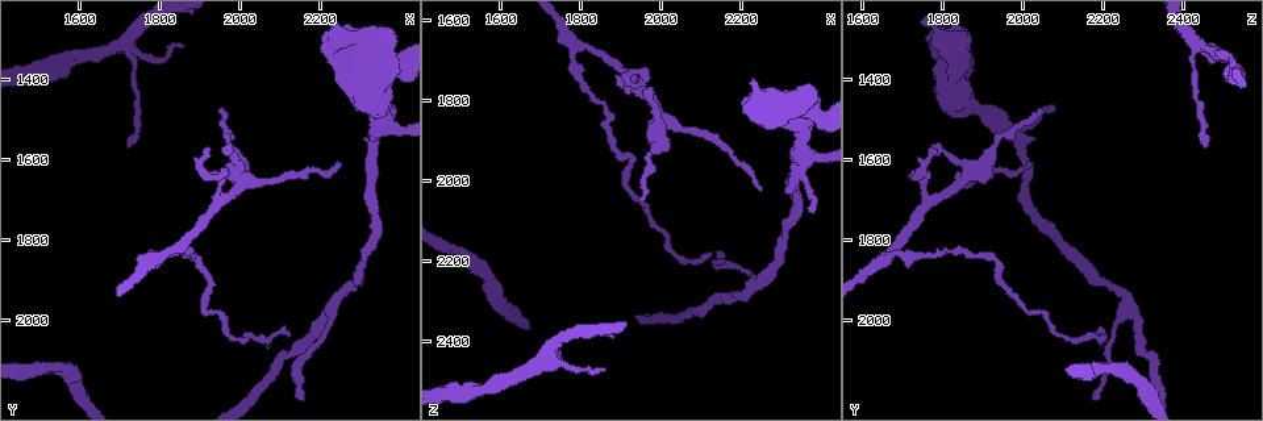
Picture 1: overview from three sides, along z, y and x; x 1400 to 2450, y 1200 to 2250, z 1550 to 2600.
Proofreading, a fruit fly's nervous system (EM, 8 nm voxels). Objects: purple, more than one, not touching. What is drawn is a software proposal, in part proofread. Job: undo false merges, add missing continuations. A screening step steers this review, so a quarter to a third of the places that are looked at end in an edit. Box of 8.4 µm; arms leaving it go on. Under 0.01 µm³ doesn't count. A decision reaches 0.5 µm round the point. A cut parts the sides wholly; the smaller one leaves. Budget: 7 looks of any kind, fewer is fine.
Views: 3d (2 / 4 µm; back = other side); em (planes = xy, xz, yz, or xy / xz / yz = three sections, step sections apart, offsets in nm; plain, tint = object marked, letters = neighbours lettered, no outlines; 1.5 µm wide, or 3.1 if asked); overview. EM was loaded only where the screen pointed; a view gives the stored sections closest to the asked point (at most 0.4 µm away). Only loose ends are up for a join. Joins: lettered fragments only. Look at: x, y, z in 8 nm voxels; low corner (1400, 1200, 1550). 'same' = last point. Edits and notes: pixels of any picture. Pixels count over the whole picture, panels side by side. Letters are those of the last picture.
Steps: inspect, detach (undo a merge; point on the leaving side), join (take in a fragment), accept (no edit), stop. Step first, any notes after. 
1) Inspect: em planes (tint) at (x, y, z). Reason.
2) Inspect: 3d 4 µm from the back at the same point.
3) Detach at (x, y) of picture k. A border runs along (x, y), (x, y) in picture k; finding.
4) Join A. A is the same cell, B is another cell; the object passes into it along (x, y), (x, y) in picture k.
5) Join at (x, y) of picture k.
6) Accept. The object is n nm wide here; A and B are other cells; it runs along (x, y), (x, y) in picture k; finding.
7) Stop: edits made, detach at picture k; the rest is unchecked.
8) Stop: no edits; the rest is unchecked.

Inspect: em planes (letters) at (2250, 1305, 1815). Thick turns thin.

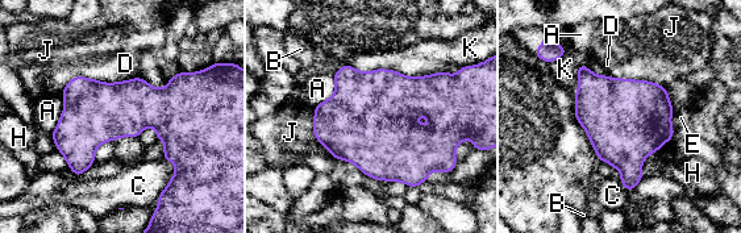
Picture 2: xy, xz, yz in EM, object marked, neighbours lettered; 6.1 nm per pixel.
Accept. The object is 380 nm wide here; A, B, C, D, E, H, J and K are other cells; a border runs along (598, 74), (624, 78) in picture 2; all the same cell.

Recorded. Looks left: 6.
Inspect: em yz step 4 (tint) at (1945, 1475, 2050). Tapers out.

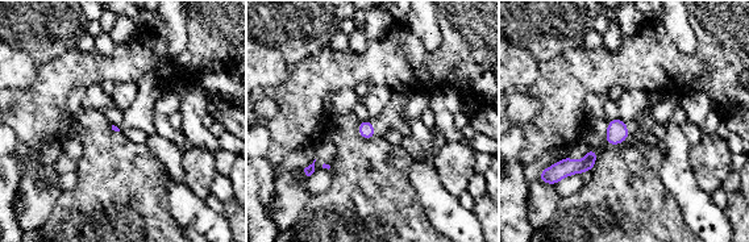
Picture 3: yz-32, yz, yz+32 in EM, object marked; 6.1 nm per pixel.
Inspect: em planes (letters) at the same point. Cut it another way.

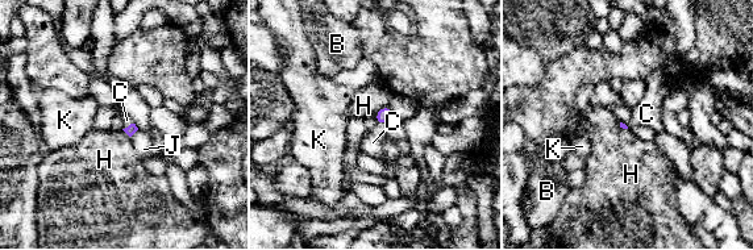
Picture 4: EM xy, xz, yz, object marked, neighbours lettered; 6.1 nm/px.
Join C. C is the same cell, B, H, J and K are other cells; the object passes into it along (132, 128), (129, 125), (127, 120) in picture 4; the cell continues.

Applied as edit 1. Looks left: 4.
Inspect: overview. Redraw.

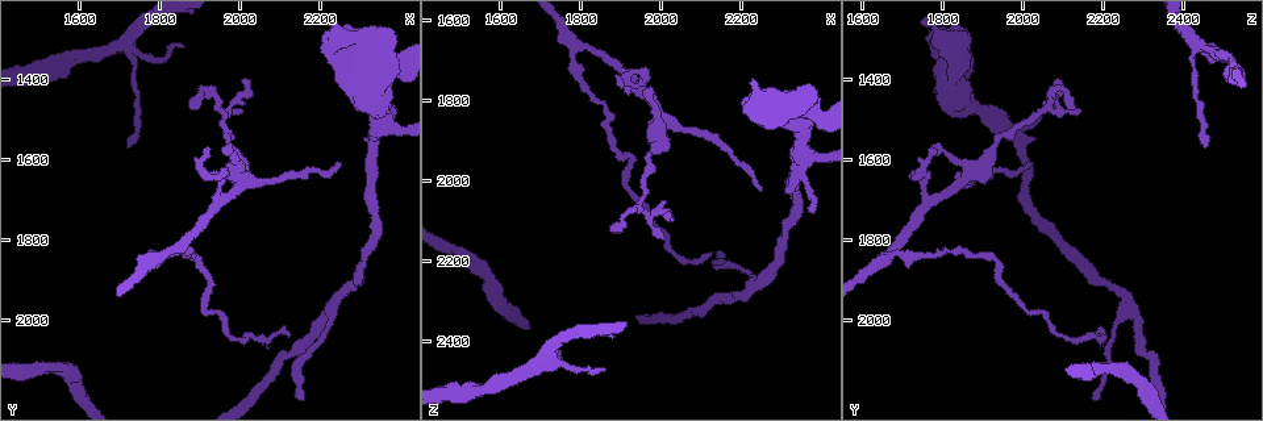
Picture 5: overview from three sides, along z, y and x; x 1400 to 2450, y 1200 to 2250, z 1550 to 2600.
Inspect: 3d 2 µm at (1970, 1575, 1775). Tapers out.

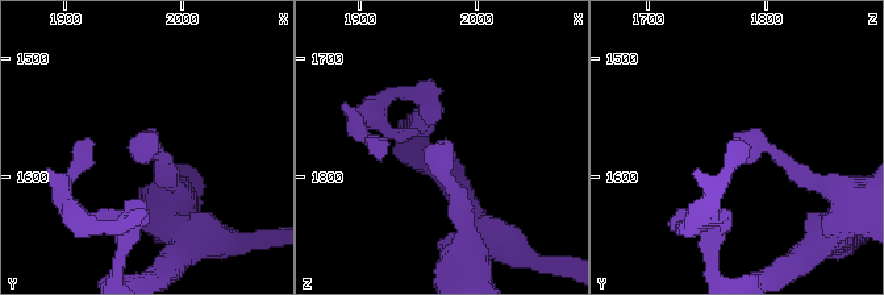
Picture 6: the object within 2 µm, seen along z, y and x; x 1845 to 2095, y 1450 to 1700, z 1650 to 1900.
Inspect: em planes (letters) at (1966, 1582, 1770).

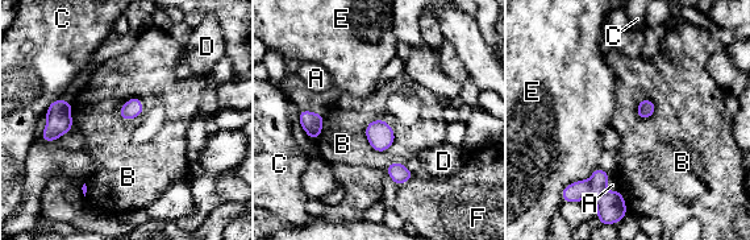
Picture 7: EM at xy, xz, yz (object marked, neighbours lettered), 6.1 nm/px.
Accept. The longest contact is with E, 200 nm; A, B, C, D, E and F are other cells; no lettered fragment goes on from it.

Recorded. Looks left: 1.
Stop: edits made, join at picture 4; the rest is unchecked.

